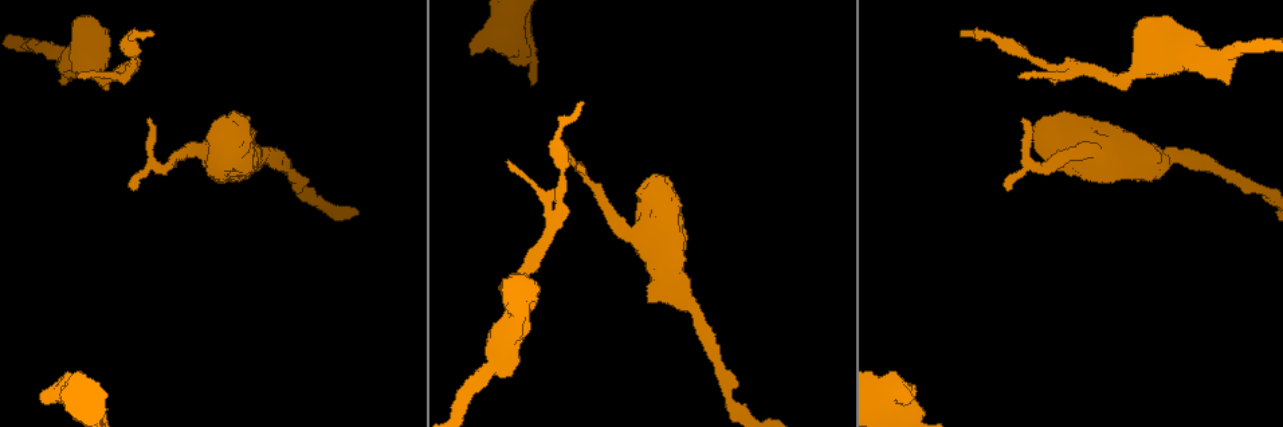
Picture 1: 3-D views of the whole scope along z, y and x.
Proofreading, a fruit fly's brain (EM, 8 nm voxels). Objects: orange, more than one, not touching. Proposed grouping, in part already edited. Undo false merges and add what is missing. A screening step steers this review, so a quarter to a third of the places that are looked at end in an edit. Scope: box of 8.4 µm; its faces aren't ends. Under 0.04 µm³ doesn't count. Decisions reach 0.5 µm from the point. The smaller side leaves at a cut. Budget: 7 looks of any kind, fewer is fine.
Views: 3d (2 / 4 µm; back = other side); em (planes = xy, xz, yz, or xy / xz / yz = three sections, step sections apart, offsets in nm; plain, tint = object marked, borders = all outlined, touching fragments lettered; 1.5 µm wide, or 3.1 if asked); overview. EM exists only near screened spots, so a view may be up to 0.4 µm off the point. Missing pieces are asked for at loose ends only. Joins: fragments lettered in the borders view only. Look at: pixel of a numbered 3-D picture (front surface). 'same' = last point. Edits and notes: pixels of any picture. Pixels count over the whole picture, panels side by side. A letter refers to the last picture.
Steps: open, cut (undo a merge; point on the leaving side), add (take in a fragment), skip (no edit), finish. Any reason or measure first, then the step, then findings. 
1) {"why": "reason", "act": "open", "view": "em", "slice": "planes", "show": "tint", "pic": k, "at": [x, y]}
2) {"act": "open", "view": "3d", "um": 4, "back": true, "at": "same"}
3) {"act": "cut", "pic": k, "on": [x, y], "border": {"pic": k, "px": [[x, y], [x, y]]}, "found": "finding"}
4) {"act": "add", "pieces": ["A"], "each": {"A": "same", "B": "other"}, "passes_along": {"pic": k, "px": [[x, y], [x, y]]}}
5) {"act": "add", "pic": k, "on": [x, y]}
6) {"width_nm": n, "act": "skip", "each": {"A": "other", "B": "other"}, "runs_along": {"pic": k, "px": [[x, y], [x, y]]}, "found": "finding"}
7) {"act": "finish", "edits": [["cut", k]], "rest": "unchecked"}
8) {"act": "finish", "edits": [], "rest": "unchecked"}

{"why": "stops while still wide", "act": "open", "view": "em", "slice": "xz", "step": 8, "show": "borders", "pic": 1, "at": [43, 402]}

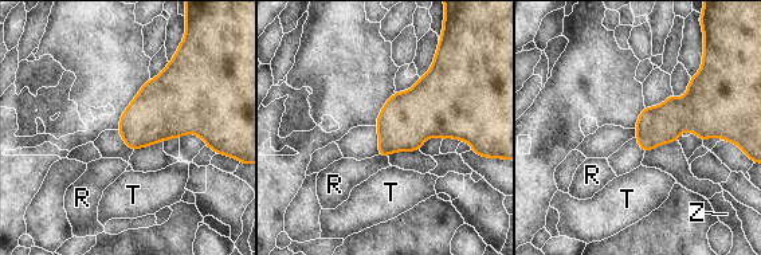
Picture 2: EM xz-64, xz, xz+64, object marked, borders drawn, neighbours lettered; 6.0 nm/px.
{"act": "open", "view": "em", "slice": "planes", "show": "borders", "at": "same"}

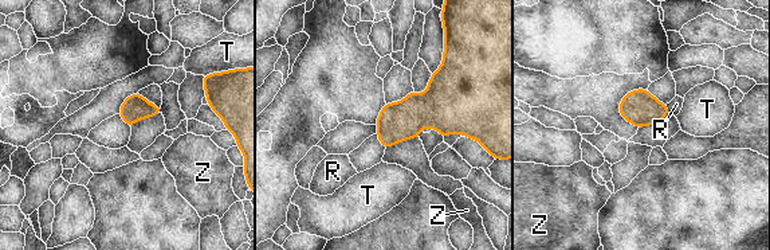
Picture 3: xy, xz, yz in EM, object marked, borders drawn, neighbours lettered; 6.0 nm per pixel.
{"act": "skip", "each": {"R": "other", "T": "other", "Z": "other"}, "border": {"pic": 3, "px": [[666, 105], [671, 113]]}, "found": "no lettered fragment goes on from it"}

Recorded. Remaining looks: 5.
{"why": "an open end", "act": "open", "view": "em", "slice": "xy", "step": 8, "show": "tint", "pic": 1, "at": [150, 118]}

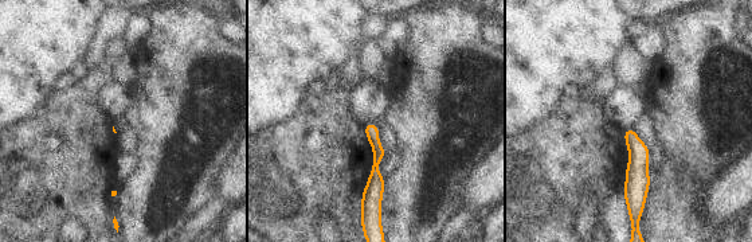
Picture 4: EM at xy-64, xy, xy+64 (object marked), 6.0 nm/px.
{"act": "open", "view": "em", "slice": "yz", "step": 8, "show": "borders", "at": "same"}

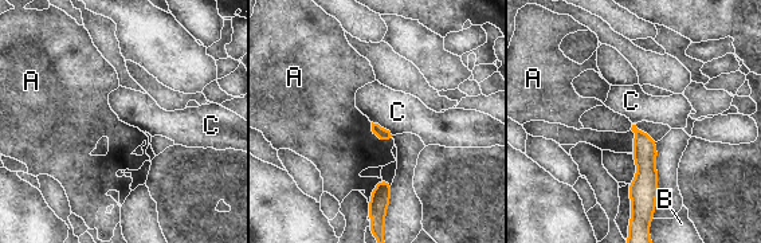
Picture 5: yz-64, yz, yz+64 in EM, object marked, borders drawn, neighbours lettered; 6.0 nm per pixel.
{"width_nm": 80, "act": "skip", "each": {"A": "other", "B": "other", "C": "other"}, "border": {"pic": 5, "px": [[372, 121], [395, 134]]}, "found": "none of them fits"}

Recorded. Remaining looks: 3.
{"why": "tapers out", "act": "open", "view": "3d", "um": 4, "pic": 1, "at": [582, 101]}

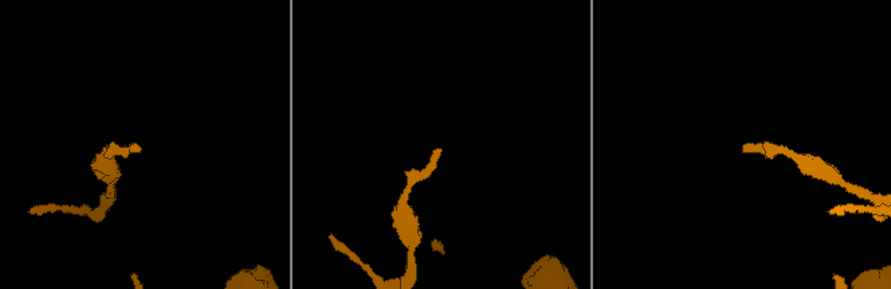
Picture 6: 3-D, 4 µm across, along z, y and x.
{"act": "open", "view": "em", "slice": "planes", "show": "borders", "pic": 6, "at": [139, 151]}

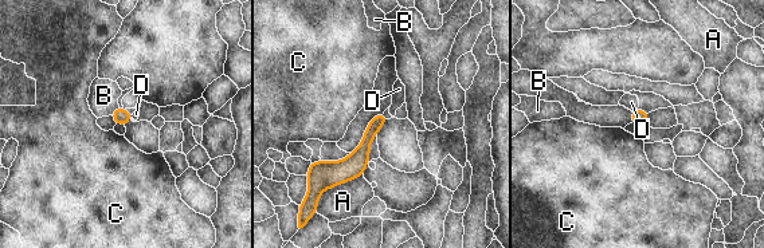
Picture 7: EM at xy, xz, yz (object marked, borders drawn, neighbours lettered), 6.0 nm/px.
{"act": "add", "pic": 7, "on": [631, 102], "each": {"A": "other", "B": "other", "C": "other", "D": "same"}, "passes_along": {"pic": 7, "px": [[638, 115], [635, 109], [631, 102]]}, "found": "it goes on there"}

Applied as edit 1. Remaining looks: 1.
{"act": "finish", "edits": [["add", 7]], "rest": "unchecked"}

